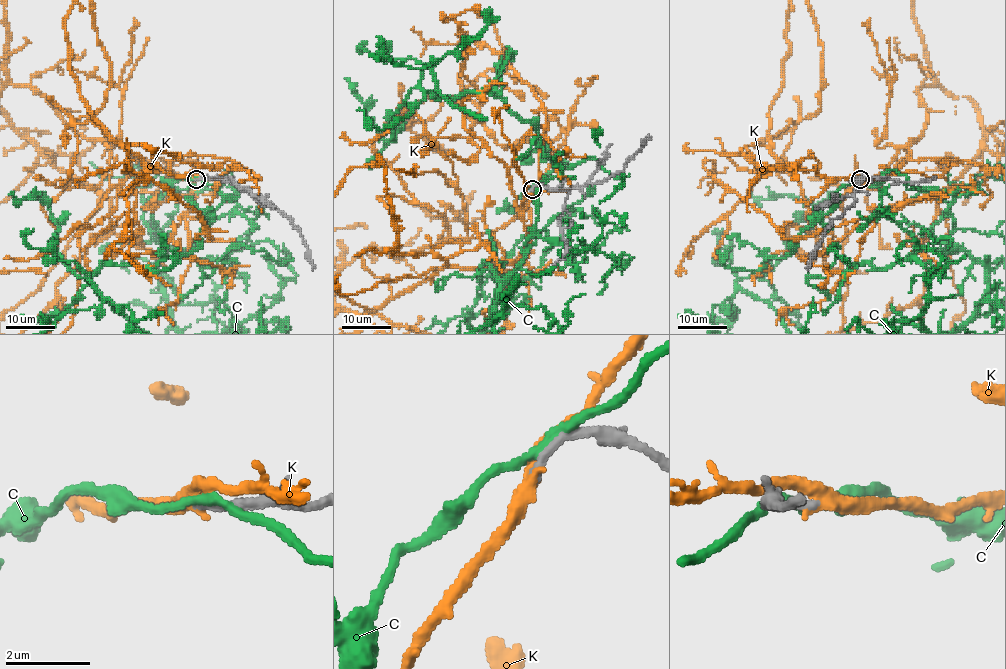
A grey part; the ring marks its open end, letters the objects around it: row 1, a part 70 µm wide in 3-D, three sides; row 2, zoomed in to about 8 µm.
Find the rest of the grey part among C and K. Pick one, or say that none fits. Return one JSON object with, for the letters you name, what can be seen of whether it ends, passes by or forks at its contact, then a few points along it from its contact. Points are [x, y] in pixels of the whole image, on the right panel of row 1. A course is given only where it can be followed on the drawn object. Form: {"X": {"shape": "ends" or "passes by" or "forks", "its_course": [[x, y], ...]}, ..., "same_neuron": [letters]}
{"K": {"shape": "passes by"}, "same_neuron": ["K"]}

